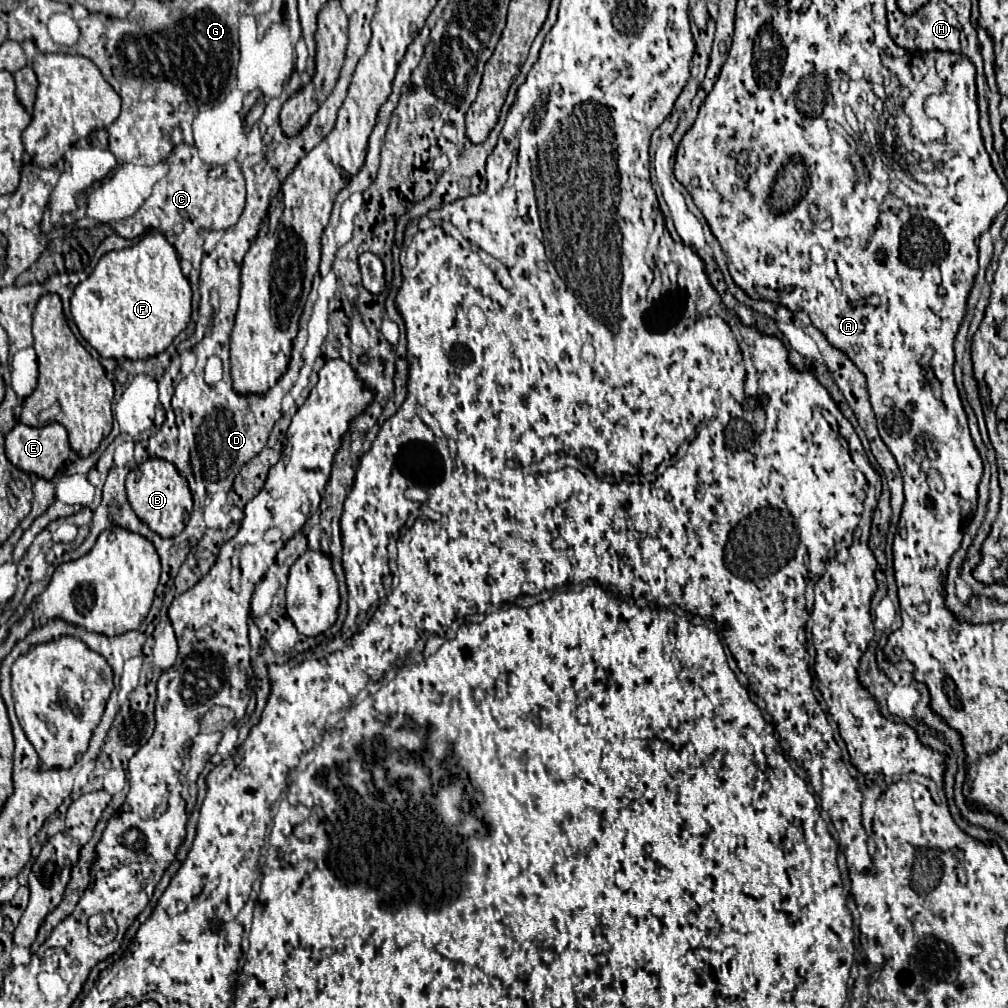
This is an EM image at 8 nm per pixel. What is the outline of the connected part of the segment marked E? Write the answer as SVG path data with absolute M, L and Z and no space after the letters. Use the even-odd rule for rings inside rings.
M18 422L8 434L6 434L6 456L8 460L18 466L24 472L32 472L40 478L52 480L54 474L58 472L60 466L64 466L66 458L70 456L70 442L68 442L68 432L62 424L50 422L42 428L32 428L22 422Z

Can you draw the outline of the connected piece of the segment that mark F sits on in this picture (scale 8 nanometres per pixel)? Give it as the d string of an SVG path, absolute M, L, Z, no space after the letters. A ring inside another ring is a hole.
M160 232L142 236L134 246L124 250L106 252L96 264L94 272L74 288L70 298L72 318L84 336L84 340L98 350L102 358L146 358L164 352L172 340L190 322L190 300L192 290L186 276L180 270L180 260L172 244Z

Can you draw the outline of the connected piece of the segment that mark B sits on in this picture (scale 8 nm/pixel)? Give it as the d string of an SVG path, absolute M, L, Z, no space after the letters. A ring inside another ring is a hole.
M148 458L130 470L126 476L126 492L134 512L162 538L172 538L184 530L192 512L192 492L186 478L168 460Z

